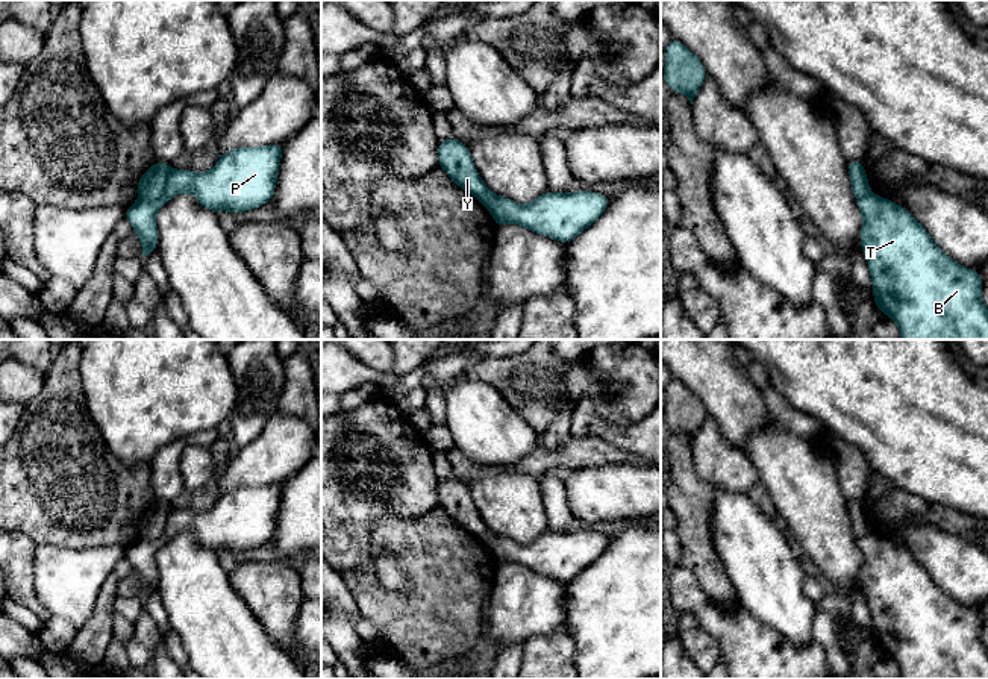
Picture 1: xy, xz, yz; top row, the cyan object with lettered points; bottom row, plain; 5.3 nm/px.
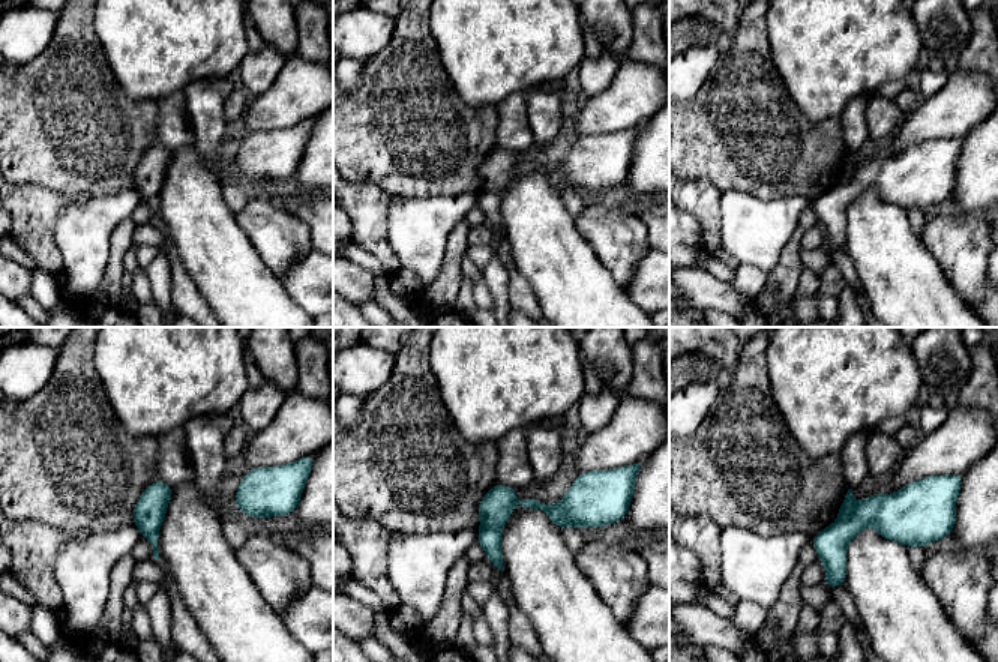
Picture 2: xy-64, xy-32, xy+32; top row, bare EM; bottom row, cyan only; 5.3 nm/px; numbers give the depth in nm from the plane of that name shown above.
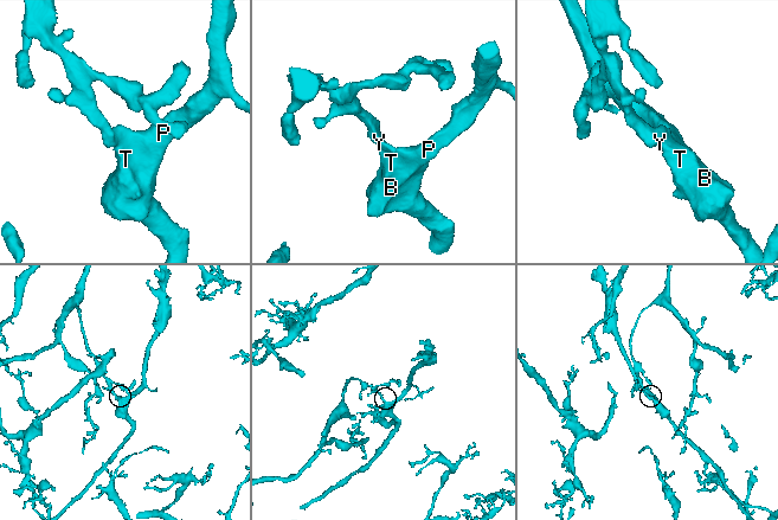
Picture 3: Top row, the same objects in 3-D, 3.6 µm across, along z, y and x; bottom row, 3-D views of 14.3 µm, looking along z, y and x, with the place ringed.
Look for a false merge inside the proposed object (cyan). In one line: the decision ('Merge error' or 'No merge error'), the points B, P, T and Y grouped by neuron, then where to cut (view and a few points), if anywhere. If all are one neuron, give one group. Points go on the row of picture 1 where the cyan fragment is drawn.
Merge error. Groups: B P T / Y. Split along xy (171, 170), (165, 190), (159, 196), (140, 200)

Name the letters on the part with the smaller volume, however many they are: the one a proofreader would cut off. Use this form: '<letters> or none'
B, P, T

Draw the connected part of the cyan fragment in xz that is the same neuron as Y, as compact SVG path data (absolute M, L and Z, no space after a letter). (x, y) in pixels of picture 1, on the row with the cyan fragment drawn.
M455 136L439 141L438 144L439 167L449 177L464 191L470 192L479 200L494 200L497 194L492 192L480 179L468 147Z

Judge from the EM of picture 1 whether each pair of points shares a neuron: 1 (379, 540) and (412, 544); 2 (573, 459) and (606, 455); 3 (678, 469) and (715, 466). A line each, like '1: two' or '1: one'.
1: one
2: one
3: two

